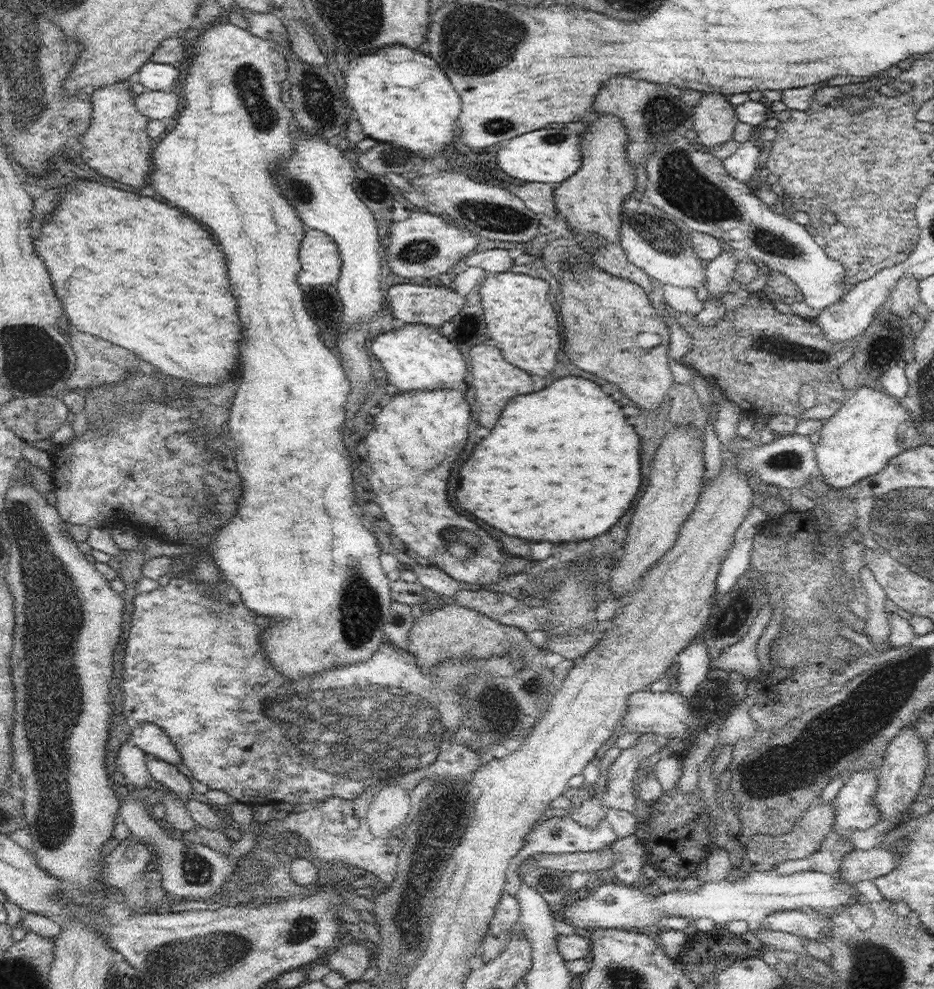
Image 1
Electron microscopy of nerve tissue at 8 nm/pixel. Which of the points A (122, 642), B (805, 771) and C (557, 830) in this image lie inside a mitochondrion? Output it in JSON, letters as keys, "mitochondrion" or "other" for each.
{"A":"other","B":"mitochondrion","C":"mitochondrion"}

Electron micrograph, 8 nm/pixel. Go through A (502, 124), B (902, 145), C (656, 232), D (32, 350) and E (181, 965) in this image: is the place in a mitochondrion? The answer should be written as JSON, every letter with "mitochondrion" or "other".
{"A":"mitochondrion","B":"other","C":"mitochondrion","D":"mitochondrion","E":"mitochondrion"}

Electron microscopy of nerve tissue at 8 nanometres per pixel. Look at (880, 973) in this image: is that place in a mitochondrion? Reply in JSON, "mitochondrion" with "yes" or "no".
{"mitochondrion":"yes"}

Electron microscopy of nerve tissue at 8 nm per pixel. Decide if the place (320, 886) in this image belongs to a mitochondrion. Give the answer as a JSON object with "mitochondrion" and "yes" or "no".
{"mitochondrion":"no"}

